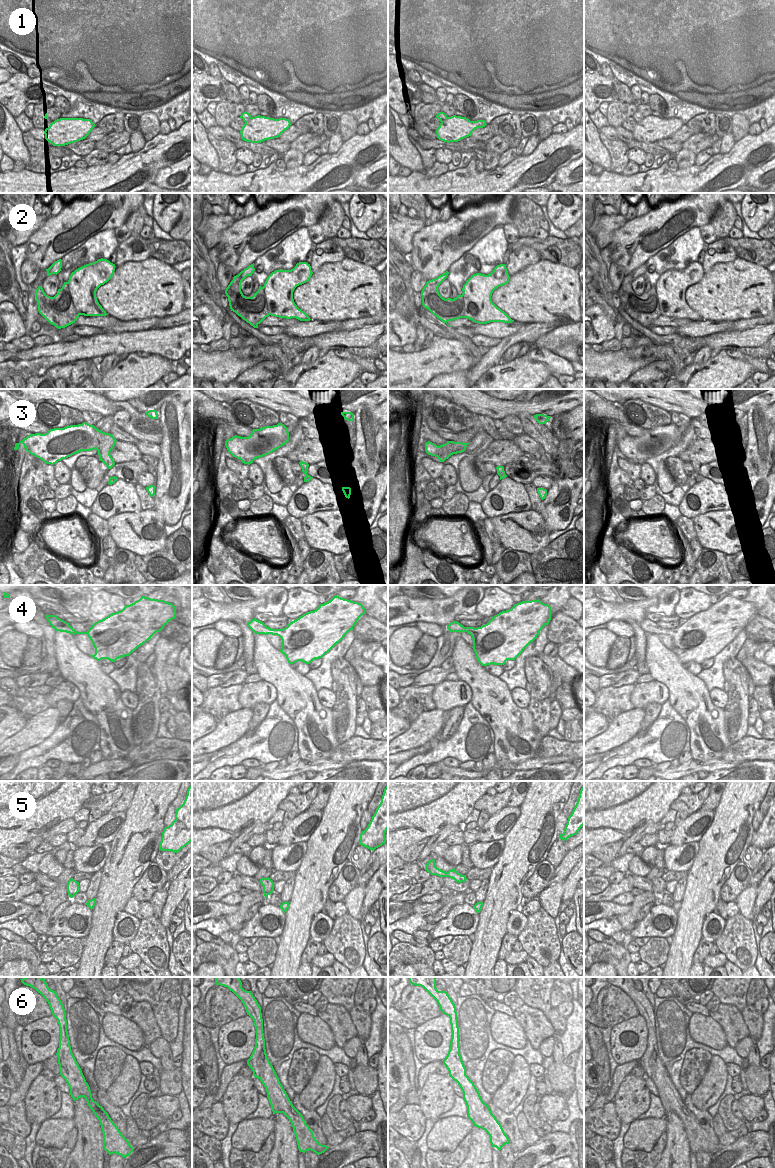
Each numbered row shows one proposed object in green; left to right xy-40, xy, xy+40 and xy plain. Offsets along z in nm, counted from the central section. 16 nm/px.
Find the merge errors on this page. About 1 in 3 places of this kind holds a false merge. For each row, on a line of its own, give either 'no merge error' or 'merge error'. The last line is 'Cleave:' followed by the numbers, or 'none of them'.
1: no merge error
2: merge error
3: no merge error
4: no merge error
5: no merge error
6: no merge error
Cleave: 2

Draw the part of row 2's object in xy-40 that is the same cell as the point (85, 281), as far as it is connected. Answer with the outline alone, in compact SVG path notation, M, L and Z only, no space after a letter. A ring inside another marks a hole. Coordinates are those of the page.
M98 259L76 269L69 283L69 290L77 312L84 316L106 316L99 304L96 291L113 276L115 264L107 259Z

